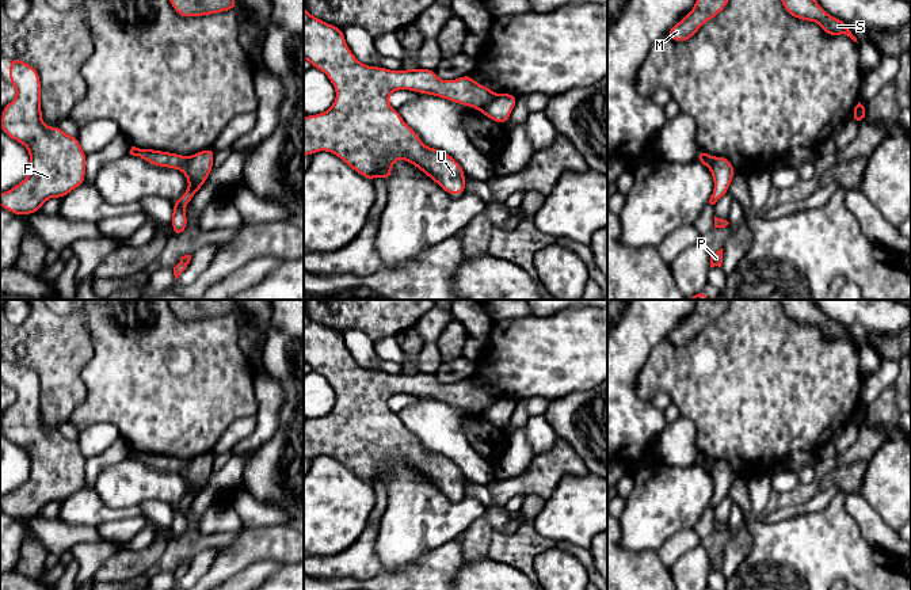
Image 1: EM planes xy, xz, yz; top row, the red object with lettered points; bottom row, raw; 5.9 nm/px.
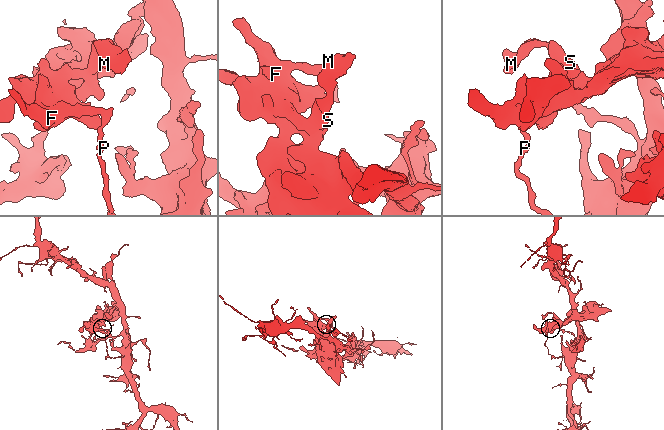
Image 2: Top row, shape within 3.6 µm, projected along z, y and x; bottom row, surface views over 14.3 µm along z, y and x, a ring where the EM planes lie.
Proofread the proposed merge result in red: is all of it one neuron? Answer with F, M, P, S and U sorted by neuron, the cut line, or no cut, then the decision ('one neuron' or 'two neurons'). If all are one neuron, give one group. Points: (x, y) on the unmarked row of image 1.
F M S U / P | xz (496, 399), (480, 414) | two neurons

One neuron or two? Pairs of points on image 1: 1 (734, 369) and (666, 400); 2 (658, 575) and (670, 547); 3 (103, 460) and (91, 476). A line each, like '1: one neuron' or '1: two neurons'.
1: two neurons
2: two neurons
3: one neuron

